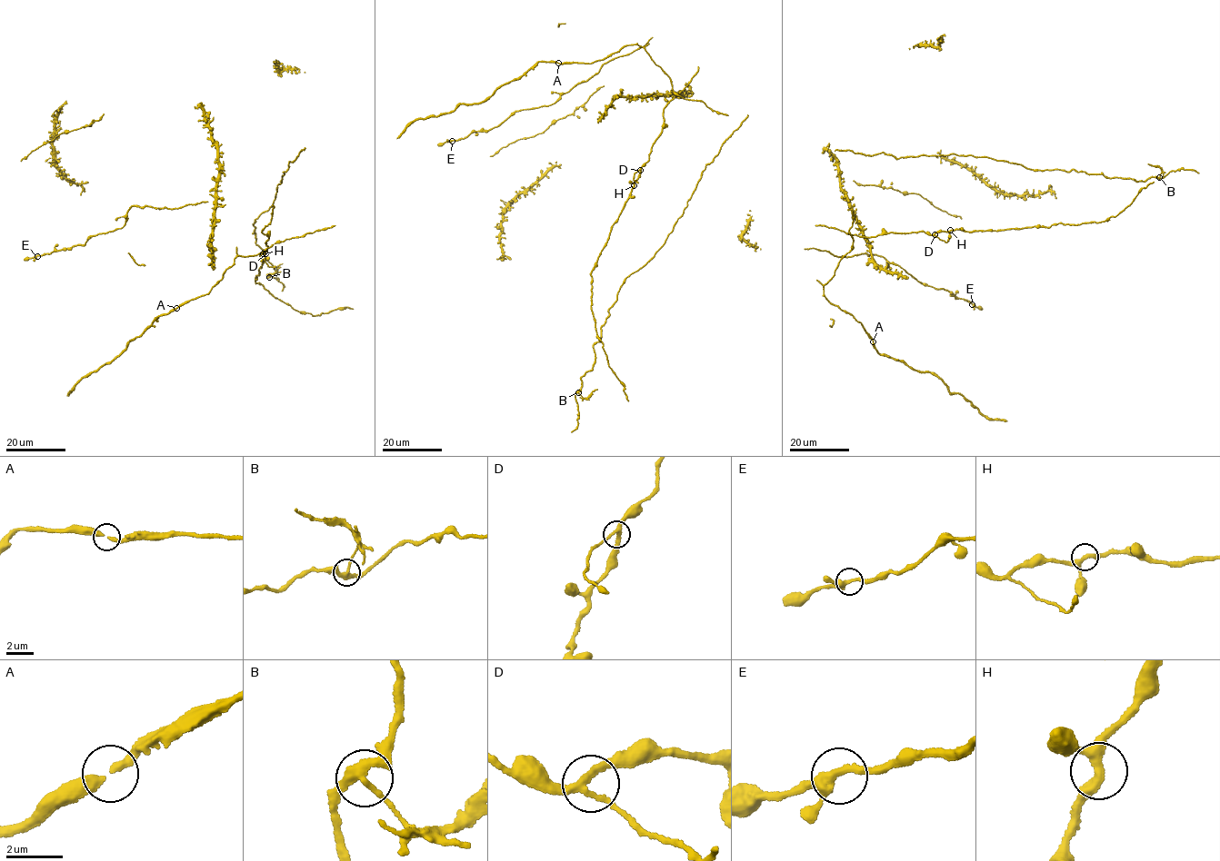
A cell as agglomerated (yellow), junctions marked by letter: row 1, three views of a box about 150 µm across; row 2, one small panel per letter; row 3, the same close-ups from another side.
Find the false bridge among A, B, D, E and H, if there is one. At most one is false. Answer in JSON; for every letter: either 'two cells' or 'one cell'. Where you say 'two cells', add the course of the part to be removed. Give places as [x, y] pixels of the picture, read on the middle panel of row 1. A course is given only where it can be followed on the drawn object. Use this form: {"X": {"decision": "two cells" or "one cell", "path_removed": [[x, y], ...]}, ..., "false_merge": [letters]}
{"A": {"decision": "one cell"}, "B": {"decision": "two cells", "path_removed": [[578, 392], [585, 398], [597, 389]]}, "D": {"decision": "one cell"}, "E": {"decision": "one cell"}, "H": {"decision": "one cell"}, "false_merge": ["B"]}

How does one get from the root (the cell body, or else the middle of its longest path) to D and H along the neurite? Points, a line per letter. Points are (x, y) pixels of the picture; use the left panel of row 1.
D: (266, 234), (269, 238), (265, 242), (268, 246), (265, 253)
H: (266, 234), (268, 246), (263, 253)

